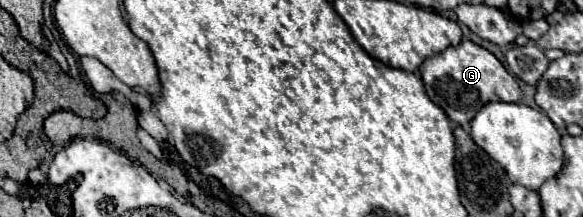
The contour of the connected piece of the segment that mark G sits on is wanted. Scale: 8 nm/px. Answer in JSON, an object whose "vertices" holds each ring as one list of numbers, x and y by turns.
{"vertices":[[462,40,458,46,450,46,444,52,424,60,420,66,420,76,426,84,430,100,436,102,448,114,448,118,458,124,470,122,486,102,518,102,522,96,516,78,502,66,502,62,486,48,470,40]]}

